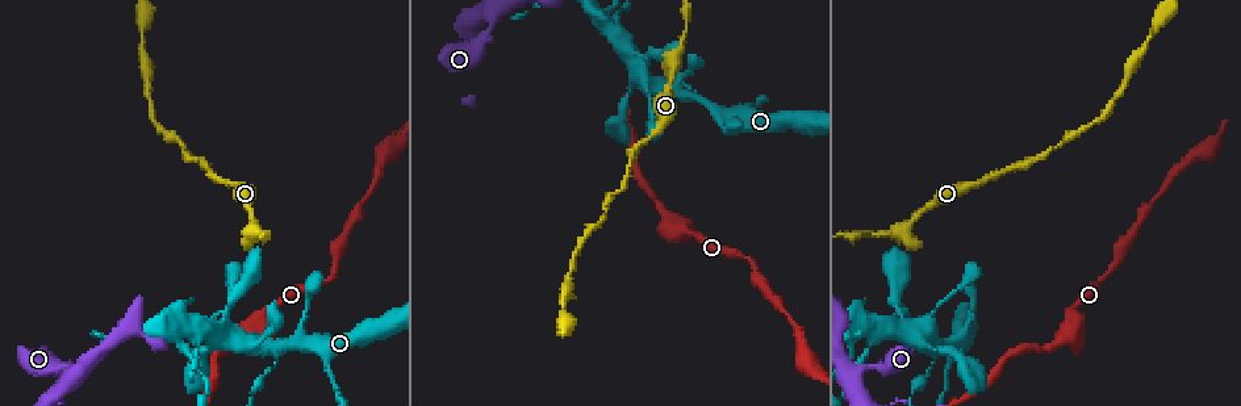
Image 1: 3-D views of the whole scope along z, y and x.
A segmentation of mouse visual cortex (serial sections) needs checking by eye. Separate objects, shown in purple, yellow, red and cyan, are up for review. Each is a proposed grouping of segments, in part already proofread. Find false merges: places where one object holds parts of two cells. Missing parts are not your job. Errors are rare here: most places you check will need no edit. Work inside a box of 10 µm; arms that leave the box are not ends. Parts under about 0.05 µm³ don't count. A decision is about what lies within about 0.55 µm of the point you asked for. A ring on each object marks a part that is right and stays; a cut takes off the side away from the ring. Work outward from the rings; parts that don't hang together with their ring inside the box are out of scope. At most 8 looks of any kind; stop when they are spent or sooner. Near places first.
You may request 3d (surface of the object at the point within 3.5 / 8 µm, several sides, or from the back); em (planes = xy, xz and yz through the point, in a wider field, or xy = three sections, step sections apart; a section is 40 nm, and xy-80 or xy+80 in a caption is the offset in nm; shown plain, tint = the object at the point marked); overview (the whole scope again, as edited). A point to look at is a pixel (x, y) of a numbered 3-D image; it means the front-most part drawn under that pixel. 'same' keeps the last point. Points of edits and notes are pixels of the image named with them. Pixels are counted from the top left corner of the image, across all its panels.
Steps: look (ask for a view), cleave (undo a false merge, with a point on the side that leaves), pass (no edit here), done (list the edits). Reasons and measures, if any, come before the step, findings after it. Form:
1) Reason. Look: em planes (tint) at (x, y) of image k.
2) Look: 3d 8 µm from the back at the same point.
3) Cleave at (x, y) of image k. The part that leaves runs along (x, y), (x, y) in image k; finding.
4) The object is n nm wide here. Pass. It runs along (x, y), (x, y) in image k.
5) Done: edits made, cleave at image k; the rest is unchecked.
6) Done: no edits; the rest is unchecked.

Sharp bend. Look: 3d 3.5 µm at (68, 368) of image 1.

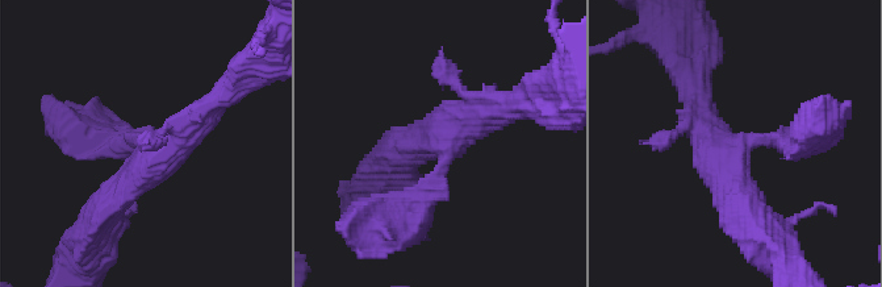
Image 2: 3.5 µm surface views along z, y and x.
3 arms meet here; the arms are 350, 350, 400 nm wide; shape alone is not enough. Look: em planes (plain) at (752, 140) of image 2.

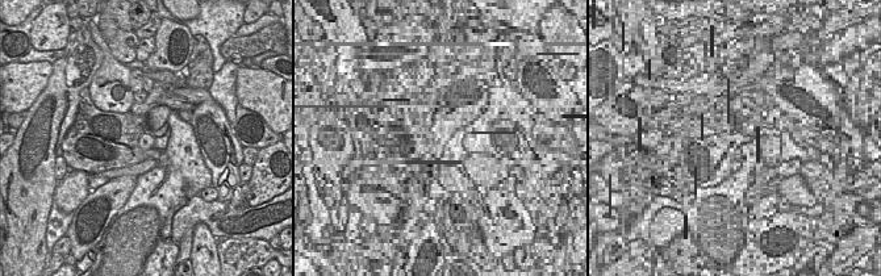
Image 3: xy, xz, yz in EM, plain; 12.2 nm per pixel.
Look: em planes (tint) at the same point.

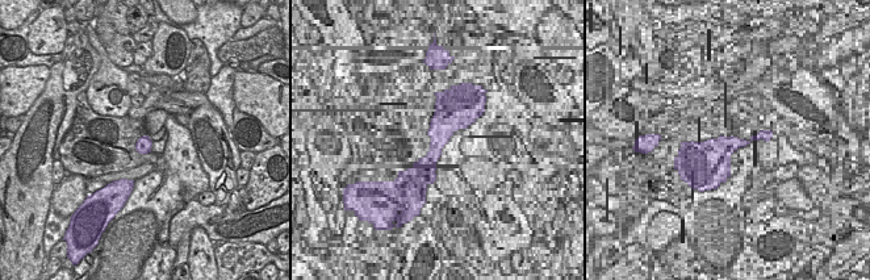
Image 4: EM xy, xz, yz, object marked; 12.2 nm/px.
Pass. It runs along (388, 223), (497, 112) in image 2; continuous, no second cell.

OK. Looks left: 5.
Abrupt turn. Look: 3d 3.5 µm at (703, 103) of image 1.

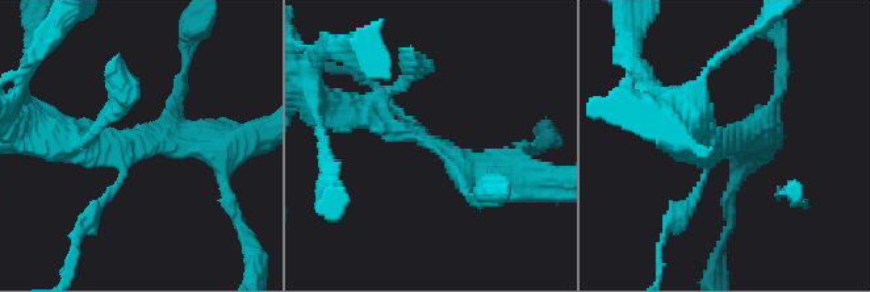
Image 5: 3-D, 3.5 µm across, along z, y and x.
3 arms meet here; the arms are 100, 300, 350 nm wide. Look: em xy step 2 (tint) at (425, 142) of image 5.

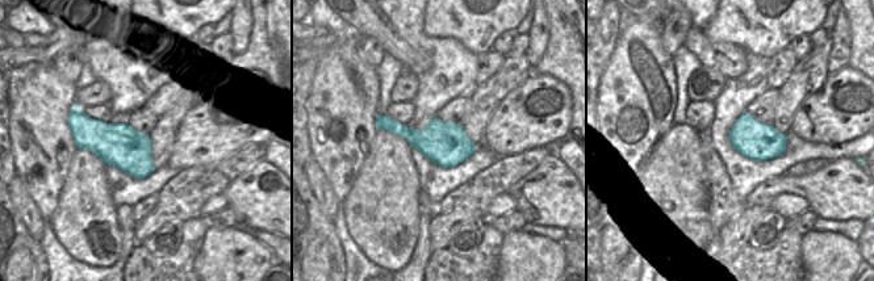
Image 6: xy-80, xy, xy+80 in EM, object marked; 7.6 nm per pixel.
Pass. It runs along (503, 180), (346, 107) in image 5; continuous, no second cell.

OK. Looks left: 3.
Arms run side by side. Look: 3d 3.5 µm at (187, 327) of image 1.

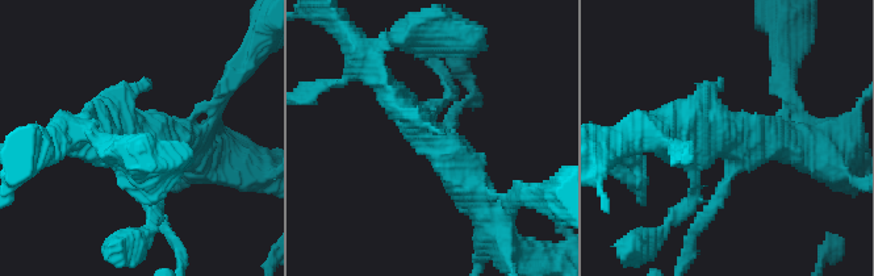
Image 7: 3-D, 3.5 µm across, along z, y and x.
Now the EM. Look: em planes (tint) at (730, 137) of image 7.

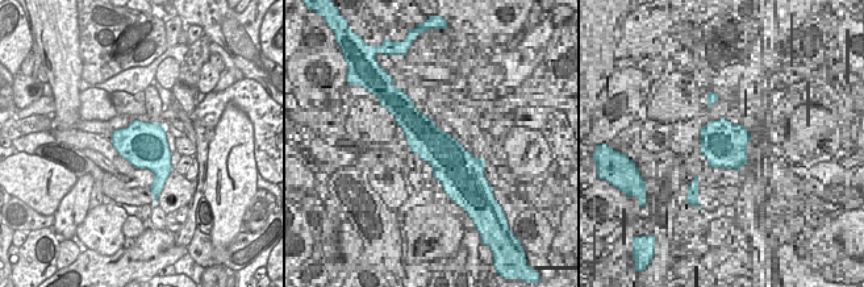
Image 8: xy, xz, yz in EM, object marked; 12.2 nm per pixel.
Pass. It runs along (494, 225), (459, 164), (389, 90) in image 7; one cell here.

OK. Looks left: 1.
Done: no edits; the rest is unchecked.

